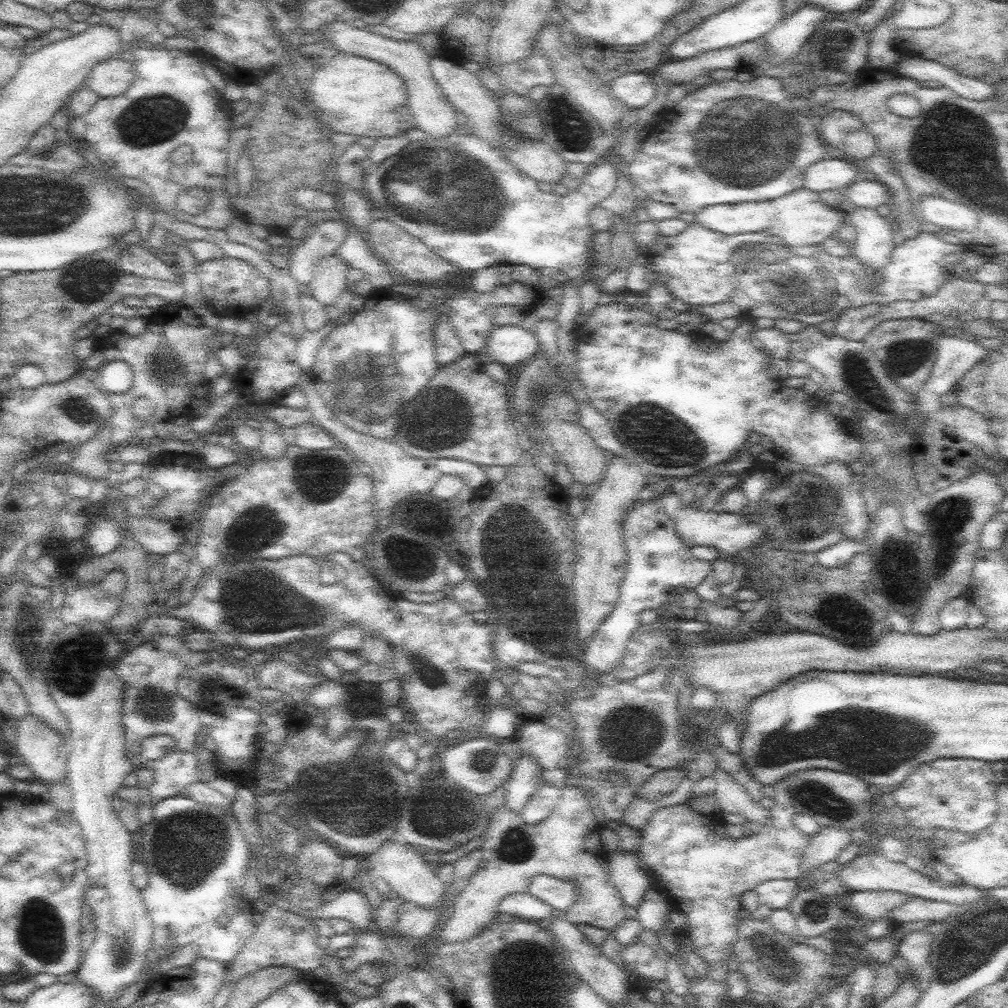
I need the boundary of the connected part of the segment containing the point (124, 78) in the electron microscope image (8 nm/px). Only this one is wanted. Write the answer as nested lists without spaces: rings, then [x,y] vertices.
[[[112,58],[94,67],[86,76],[84,86],[100,94],[102,98],[115,98],[130,88],[134,77],[133,62]]]

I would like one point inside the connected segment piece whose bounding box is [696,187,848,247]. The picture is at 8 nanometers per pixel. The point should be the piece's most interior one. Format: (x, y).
(801, 218)

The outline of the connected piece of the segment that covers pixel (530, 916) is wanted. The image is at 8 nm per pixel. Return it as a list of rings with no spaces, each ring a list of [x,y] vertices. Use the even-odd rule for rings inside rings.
[[[528,891],[506,896],[499,909],[500,915],[509,919],[518,918],[518,920],[543,923],[547,923],[548,920],[559,914],[550,904],[528,894]]]

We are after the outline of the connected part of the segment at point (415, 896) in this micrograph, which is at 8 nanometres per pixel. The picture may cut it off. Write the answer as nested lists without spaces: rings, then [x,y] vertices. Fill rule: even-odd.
[[[392,838],[364,859],[375,878],[385,881],[392,888],[391,891],[396,892],[405,902],[429,910],[435,908],[445,896],[446,885],[438,877],[438,864],[424,859],[424,851],[420,848]]]

